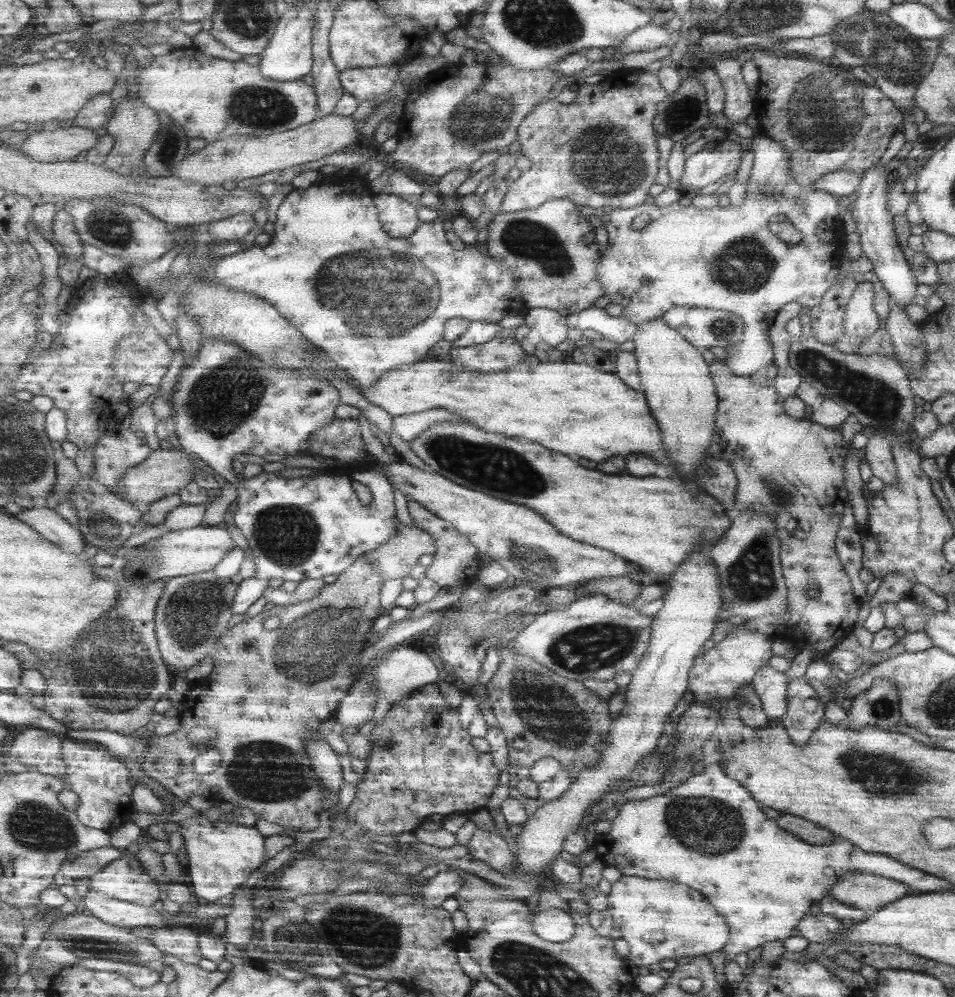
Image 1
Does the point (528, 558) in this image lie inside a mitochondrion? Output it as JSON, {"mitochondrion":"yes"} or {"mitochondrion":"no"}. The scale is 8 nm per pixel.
{"mitochondrion":"yes"}

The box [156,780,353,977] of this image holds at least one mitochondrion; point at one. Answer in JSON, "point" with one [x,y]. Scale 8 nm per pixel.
{"point":[278,936]}

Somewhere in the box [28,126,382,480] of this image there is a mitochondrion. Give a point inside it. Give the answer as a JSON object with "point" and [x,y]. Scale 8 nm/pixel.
{"point":[220,401]}

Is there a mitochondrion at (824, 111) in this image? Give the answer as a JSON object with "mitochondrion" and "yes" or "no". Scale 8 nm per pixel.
{"mitochondrion":"yes"}

